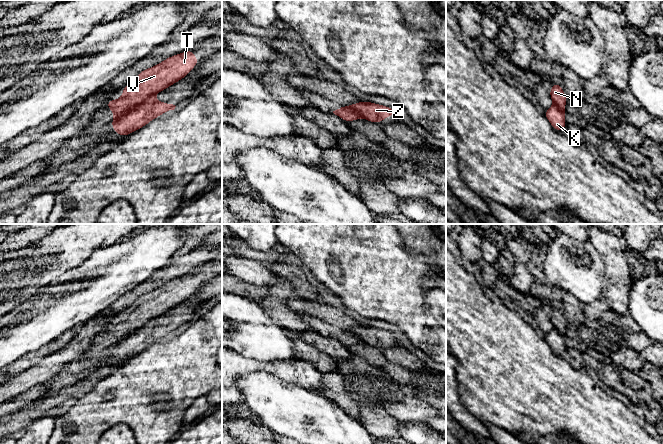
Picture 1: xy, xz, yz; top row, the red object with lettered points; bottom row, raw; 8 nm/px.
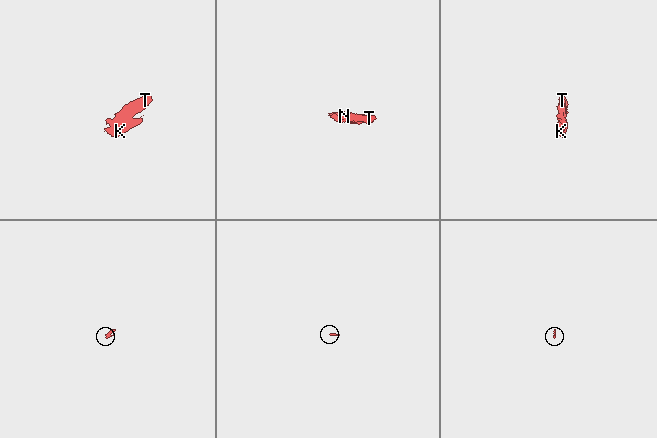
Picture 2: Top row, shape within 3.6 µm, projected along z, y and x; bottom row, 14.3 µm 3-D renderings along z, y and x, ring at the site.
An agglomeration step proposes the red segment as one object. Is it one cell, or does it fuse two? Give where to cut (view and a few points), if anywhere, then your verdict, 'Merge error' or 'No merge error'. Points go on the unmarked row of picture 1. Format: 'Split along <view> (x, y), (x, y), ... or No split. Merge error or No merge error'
Split along xy (153, 318), (114, 343). Merge error

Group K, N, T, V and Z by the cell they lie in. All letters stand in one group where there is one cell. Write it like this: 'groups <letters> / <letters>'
groups K Z / N T V

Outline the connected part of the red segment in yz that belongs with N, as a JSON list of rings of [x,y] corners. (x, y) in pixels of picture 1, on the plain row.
[[[554,306],[552,313],[549,315],[549,319],[553,324],[554,328],[564,335],[567,321],[565,320],[565,317],[563,316],[559,306]]]

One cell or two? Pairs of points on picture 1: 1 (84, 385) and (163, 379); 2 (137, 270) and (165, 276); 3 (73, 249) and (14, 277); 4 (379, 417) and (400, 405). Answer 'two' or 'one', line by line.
1: two
2: two
3: one
4: two

